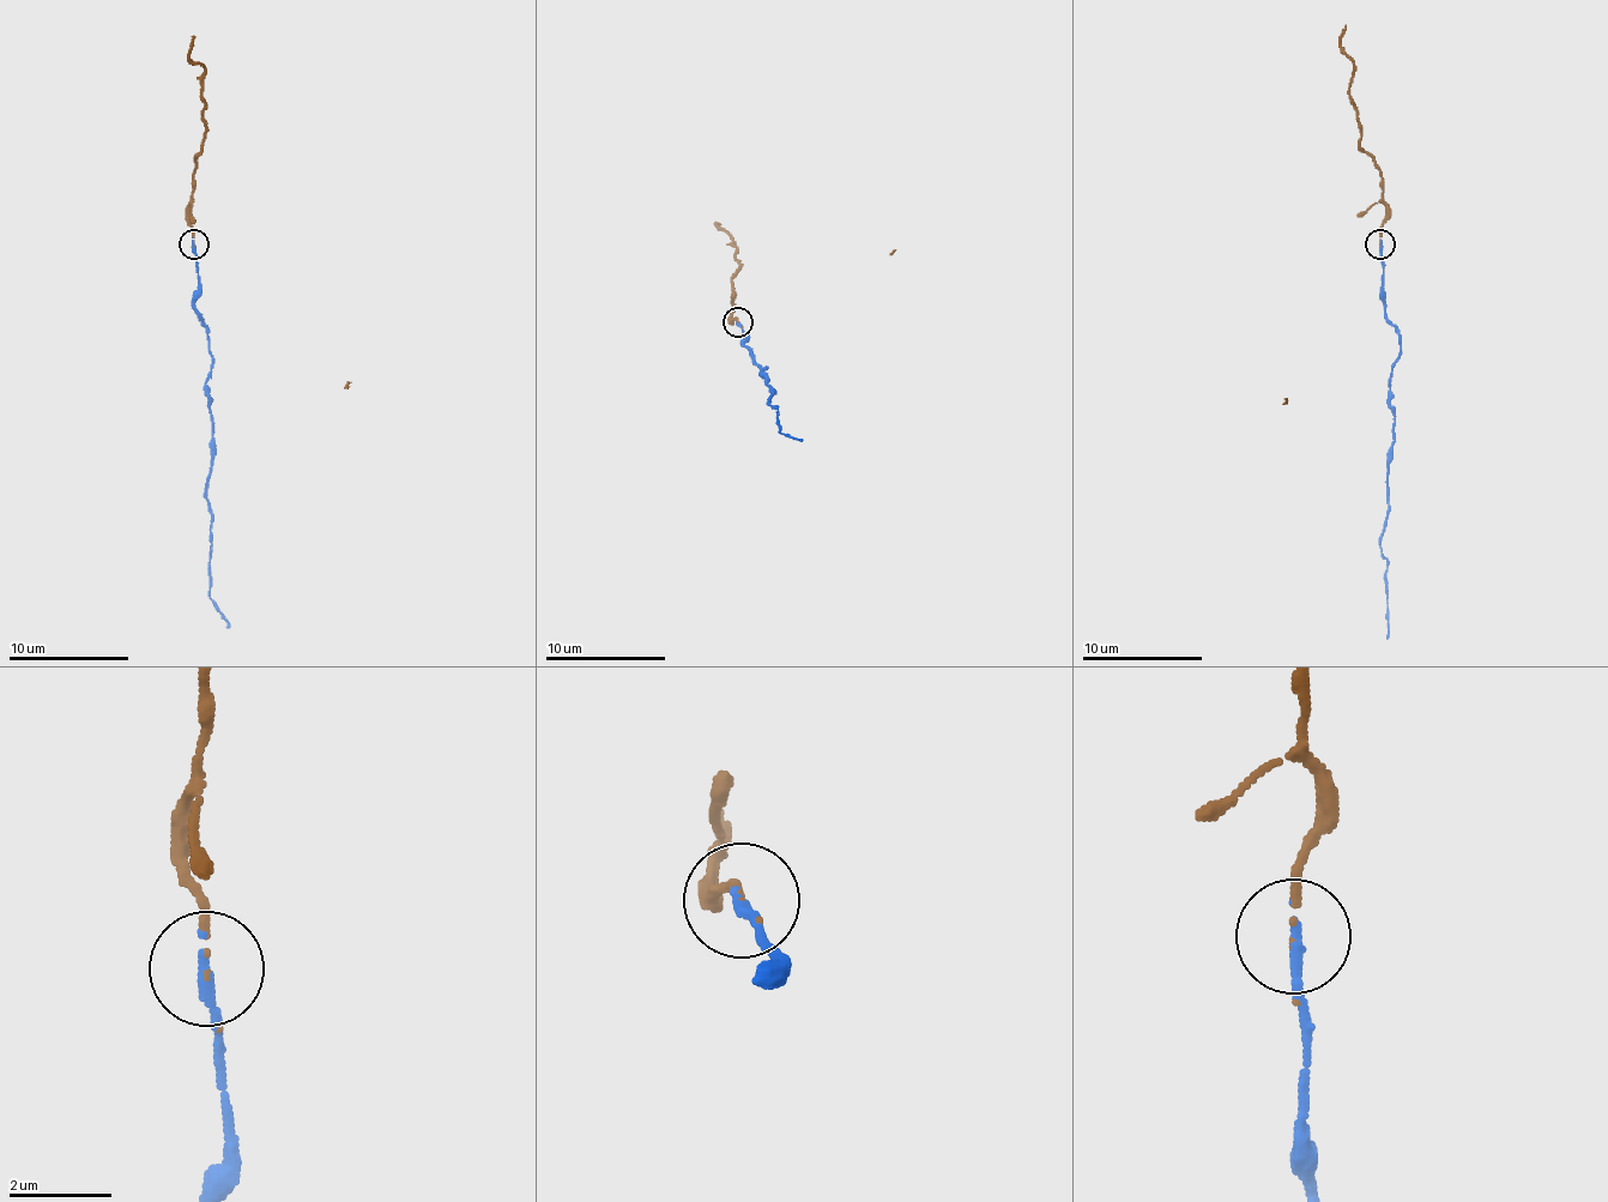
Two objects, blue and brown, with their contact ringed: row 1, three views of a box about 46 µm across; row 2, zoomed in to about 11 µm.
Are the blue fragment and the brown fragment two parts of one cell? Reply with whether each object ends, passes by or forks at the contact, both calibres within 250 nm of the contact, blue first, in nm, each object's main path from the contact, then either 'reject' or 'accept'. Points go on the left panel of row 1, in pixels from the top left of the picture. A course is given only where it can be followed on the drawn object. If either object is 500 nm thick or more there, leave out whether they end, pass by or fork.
blue ends; brown ends; calibres 240 and 100 nm; course blue (194, 245), (194, 313), (207, 328), (211, 362), (205, 394), (212, 458), (209, 598), (230, 628); course brown (194, 245), (188, 203), (195, 155), (201, 150), (205, 68), (188, 55), (194, 37); accept

